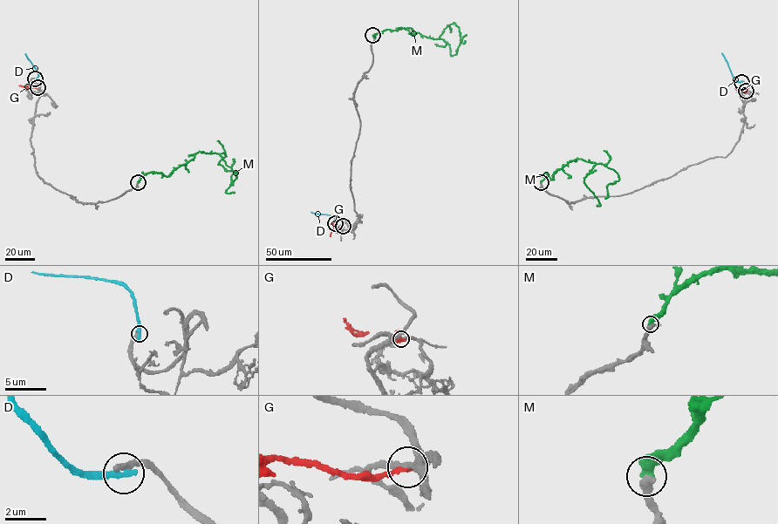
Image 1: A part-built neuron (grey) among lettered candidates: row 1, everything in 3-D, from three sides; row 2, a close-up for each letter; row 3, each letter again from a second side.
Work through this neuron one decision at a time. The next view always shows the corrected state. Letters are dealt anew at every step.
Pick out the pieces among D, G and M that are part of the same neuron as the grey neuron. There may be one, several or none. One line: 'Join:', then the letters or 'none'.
Join: M

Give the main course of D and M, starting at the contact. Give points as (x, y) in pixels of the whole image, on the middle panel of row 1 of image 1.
D: (335, 223), (331, 215), (310, 212)
M: (372, 35), (386, 30), (407, 28), (437, 38), (444, 29), (453, 23), (459, 30), (460, 40), (467, 35)

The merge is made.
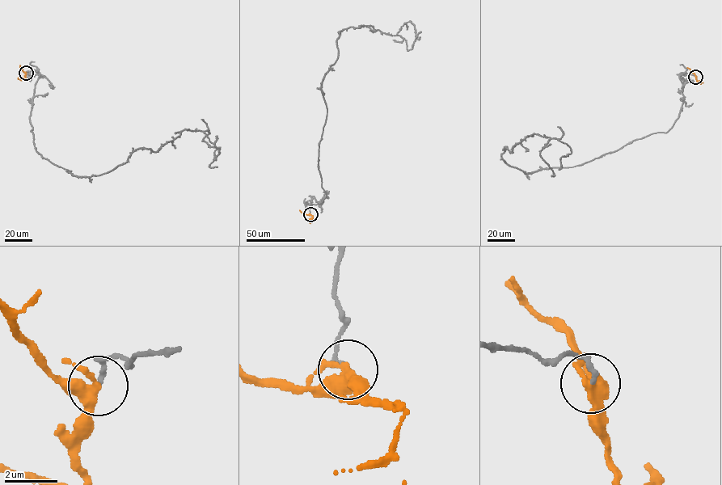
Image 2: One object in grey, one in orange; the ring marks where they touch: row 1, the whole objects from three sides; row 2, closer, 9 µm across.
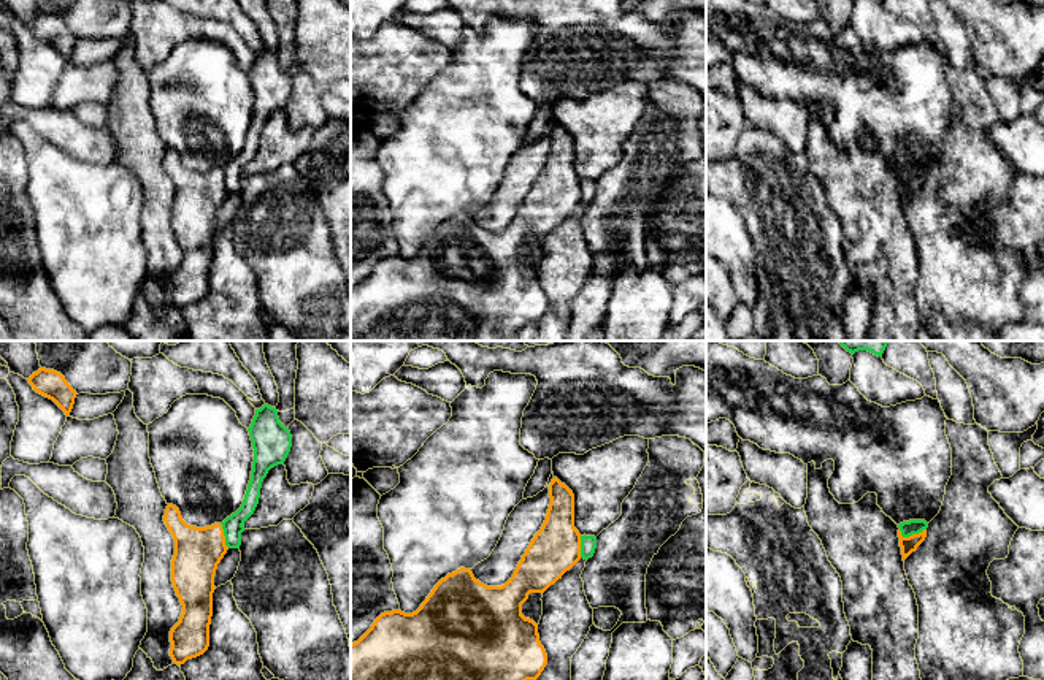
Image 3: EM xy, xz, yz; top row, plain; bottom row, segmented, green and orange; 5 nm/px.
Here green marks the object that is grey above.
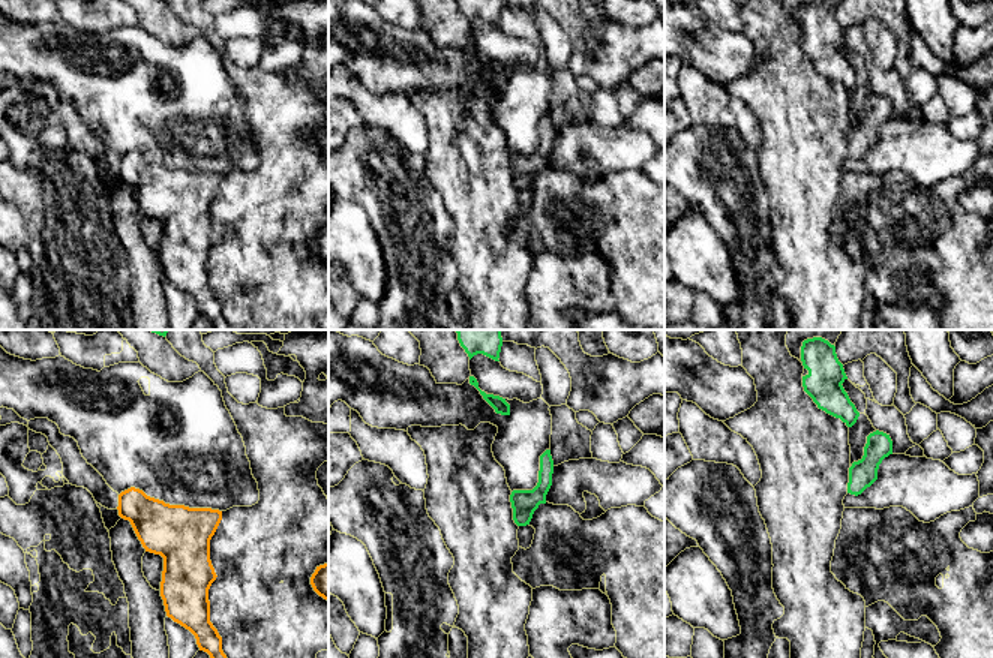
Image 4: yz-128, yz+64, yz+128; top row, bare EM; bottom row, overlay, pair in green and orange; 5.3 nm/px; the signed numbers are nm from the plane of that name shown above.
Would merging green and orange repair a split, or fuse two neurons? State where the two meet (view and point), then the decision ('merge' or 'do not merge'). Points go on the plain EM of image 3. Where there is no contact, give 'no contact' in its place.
yz (911, 179) | do not merge

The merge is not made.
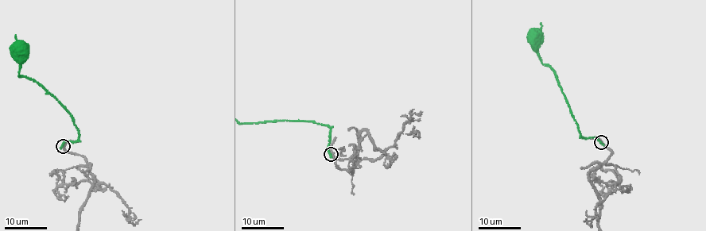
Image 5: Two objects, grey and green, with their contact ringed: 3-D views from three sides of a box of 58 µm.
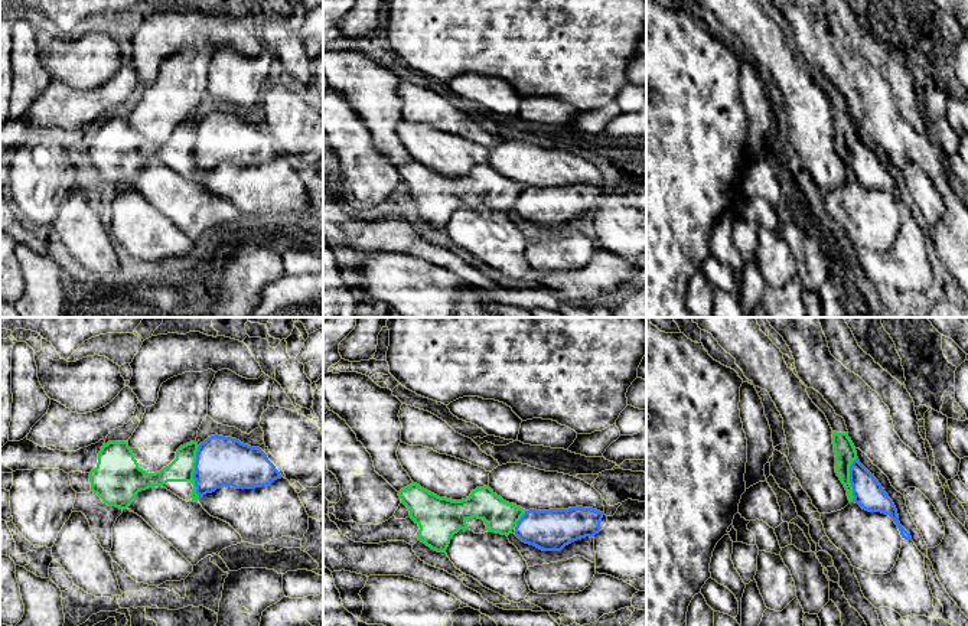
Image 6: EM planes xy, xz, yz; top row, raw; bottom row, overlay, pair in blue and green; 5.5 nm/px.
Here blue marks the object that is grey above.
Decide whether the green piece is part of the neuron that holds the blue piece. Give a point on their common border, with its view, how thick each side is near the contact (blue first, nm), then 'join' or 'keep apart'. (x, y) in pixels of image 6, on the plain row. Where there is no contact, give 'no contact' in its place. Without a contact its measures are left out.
xy (195, 149) | 280/140 nm | keep apart

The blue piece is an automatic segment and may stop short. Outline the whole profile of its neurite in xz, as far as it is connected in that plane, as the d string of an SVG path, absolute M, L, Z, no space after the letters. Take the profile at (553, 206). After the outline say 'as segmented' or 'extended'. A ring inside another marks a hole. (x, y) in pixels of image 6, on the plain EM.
M593 185L529 186L515 203L515 212L542 228L561 228L566 222L600 209L604 189Z | as segmented

